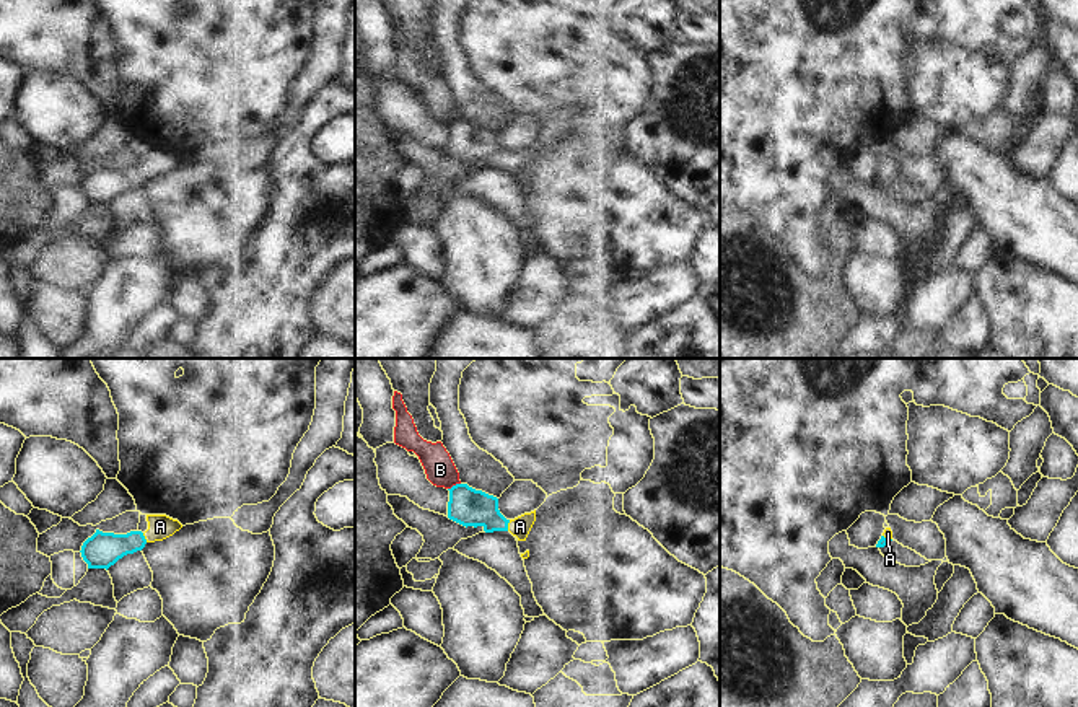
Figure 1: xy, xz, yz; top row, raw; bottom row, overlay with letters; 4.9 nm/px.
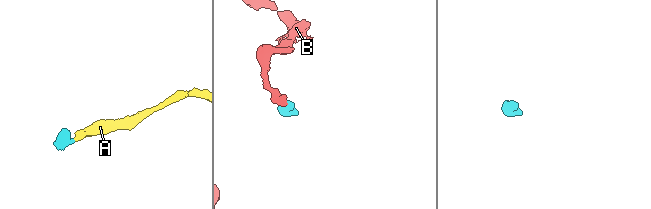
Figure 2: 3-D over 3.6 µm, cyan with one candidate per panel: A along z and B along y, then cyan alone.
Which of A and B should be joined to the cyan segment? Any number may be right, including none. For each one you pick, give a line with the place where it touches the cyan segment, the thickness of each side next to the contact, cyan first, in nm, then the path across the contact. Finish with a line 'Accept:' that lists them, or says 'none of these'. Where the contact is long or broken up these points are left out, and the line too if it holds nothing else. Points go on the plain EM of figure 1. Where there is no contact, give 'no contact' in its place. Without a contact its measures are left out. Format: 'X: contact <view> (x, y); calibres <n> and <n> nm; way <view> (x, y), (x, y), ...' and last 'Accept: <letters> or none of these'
A: contact xz (507, 160); calibres 190 and 100 nm; way xz (469, 142), (507, 160), (520, 162)
Accept: A

